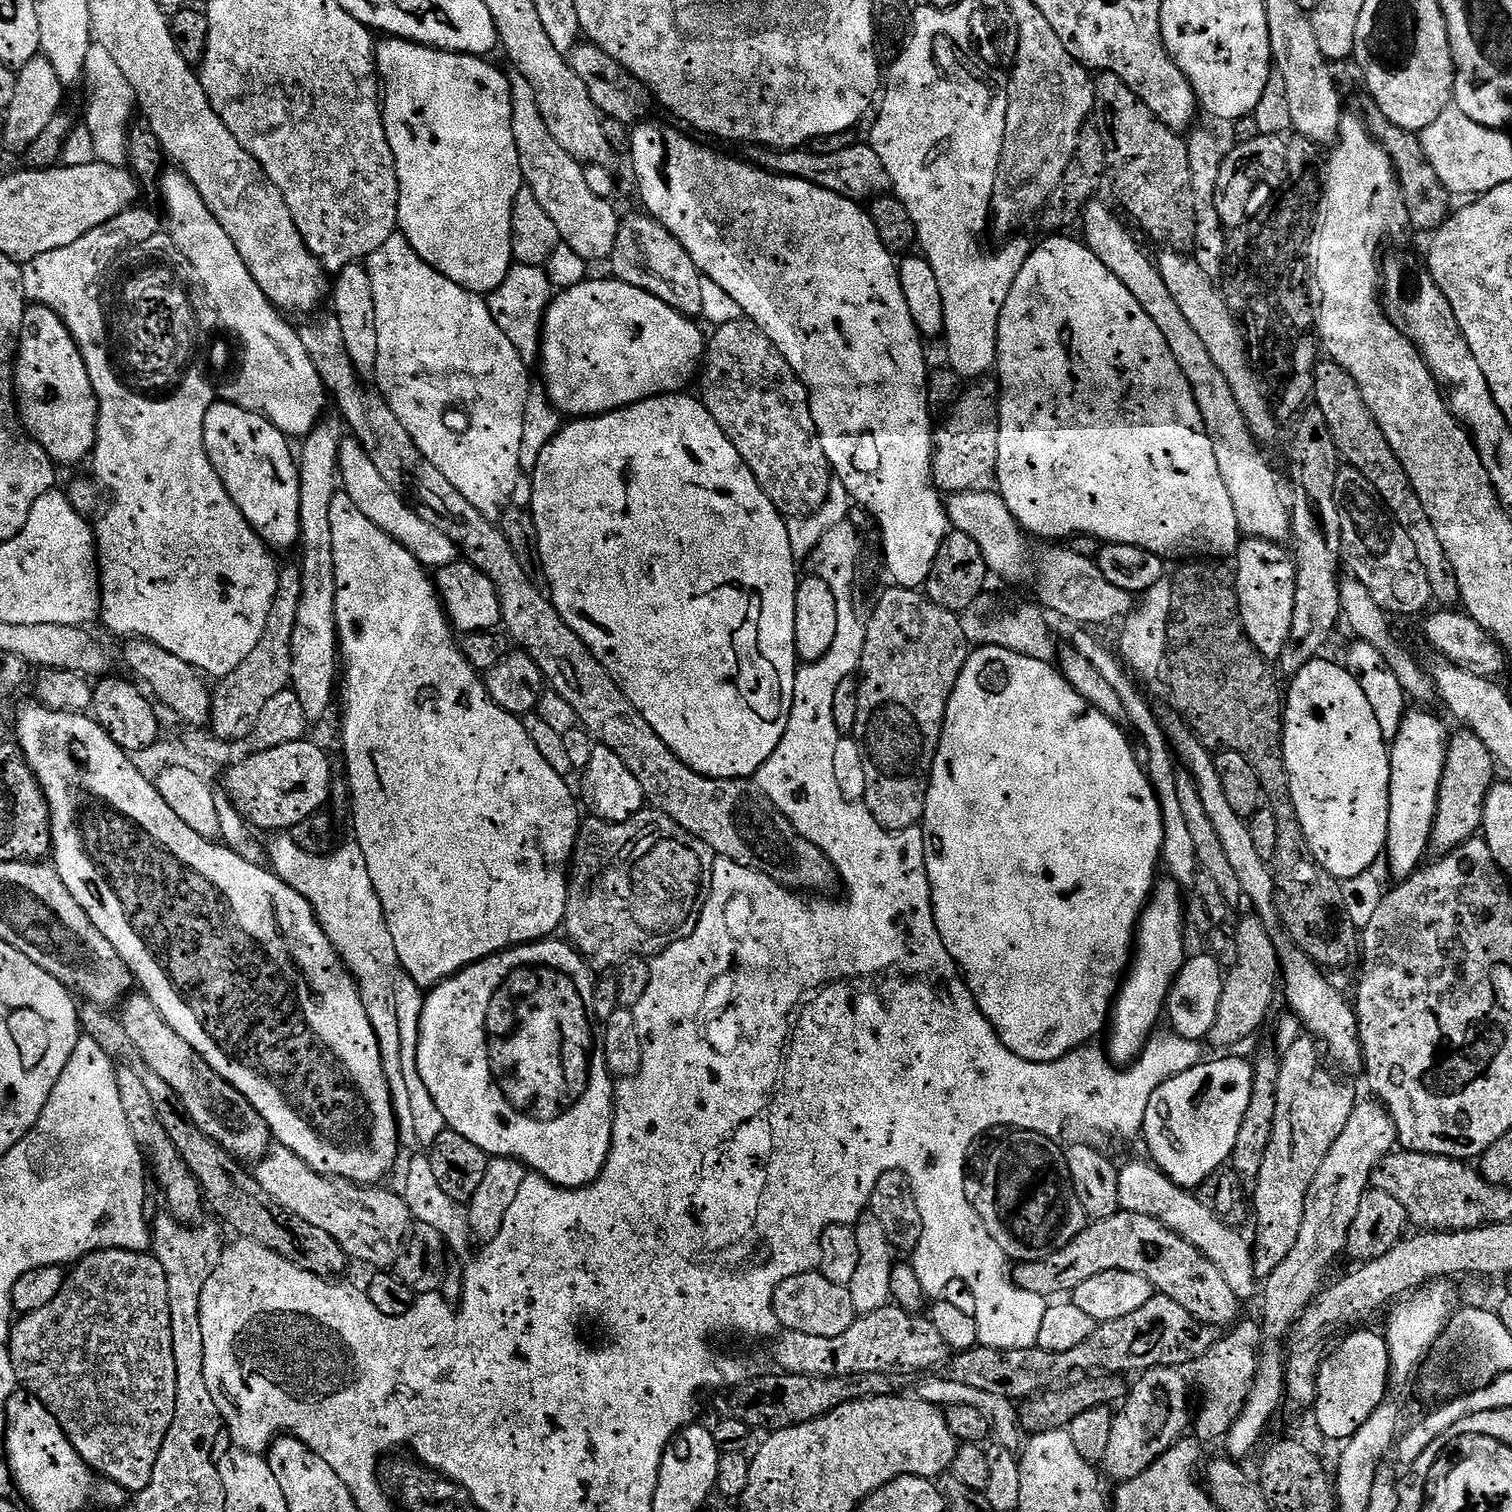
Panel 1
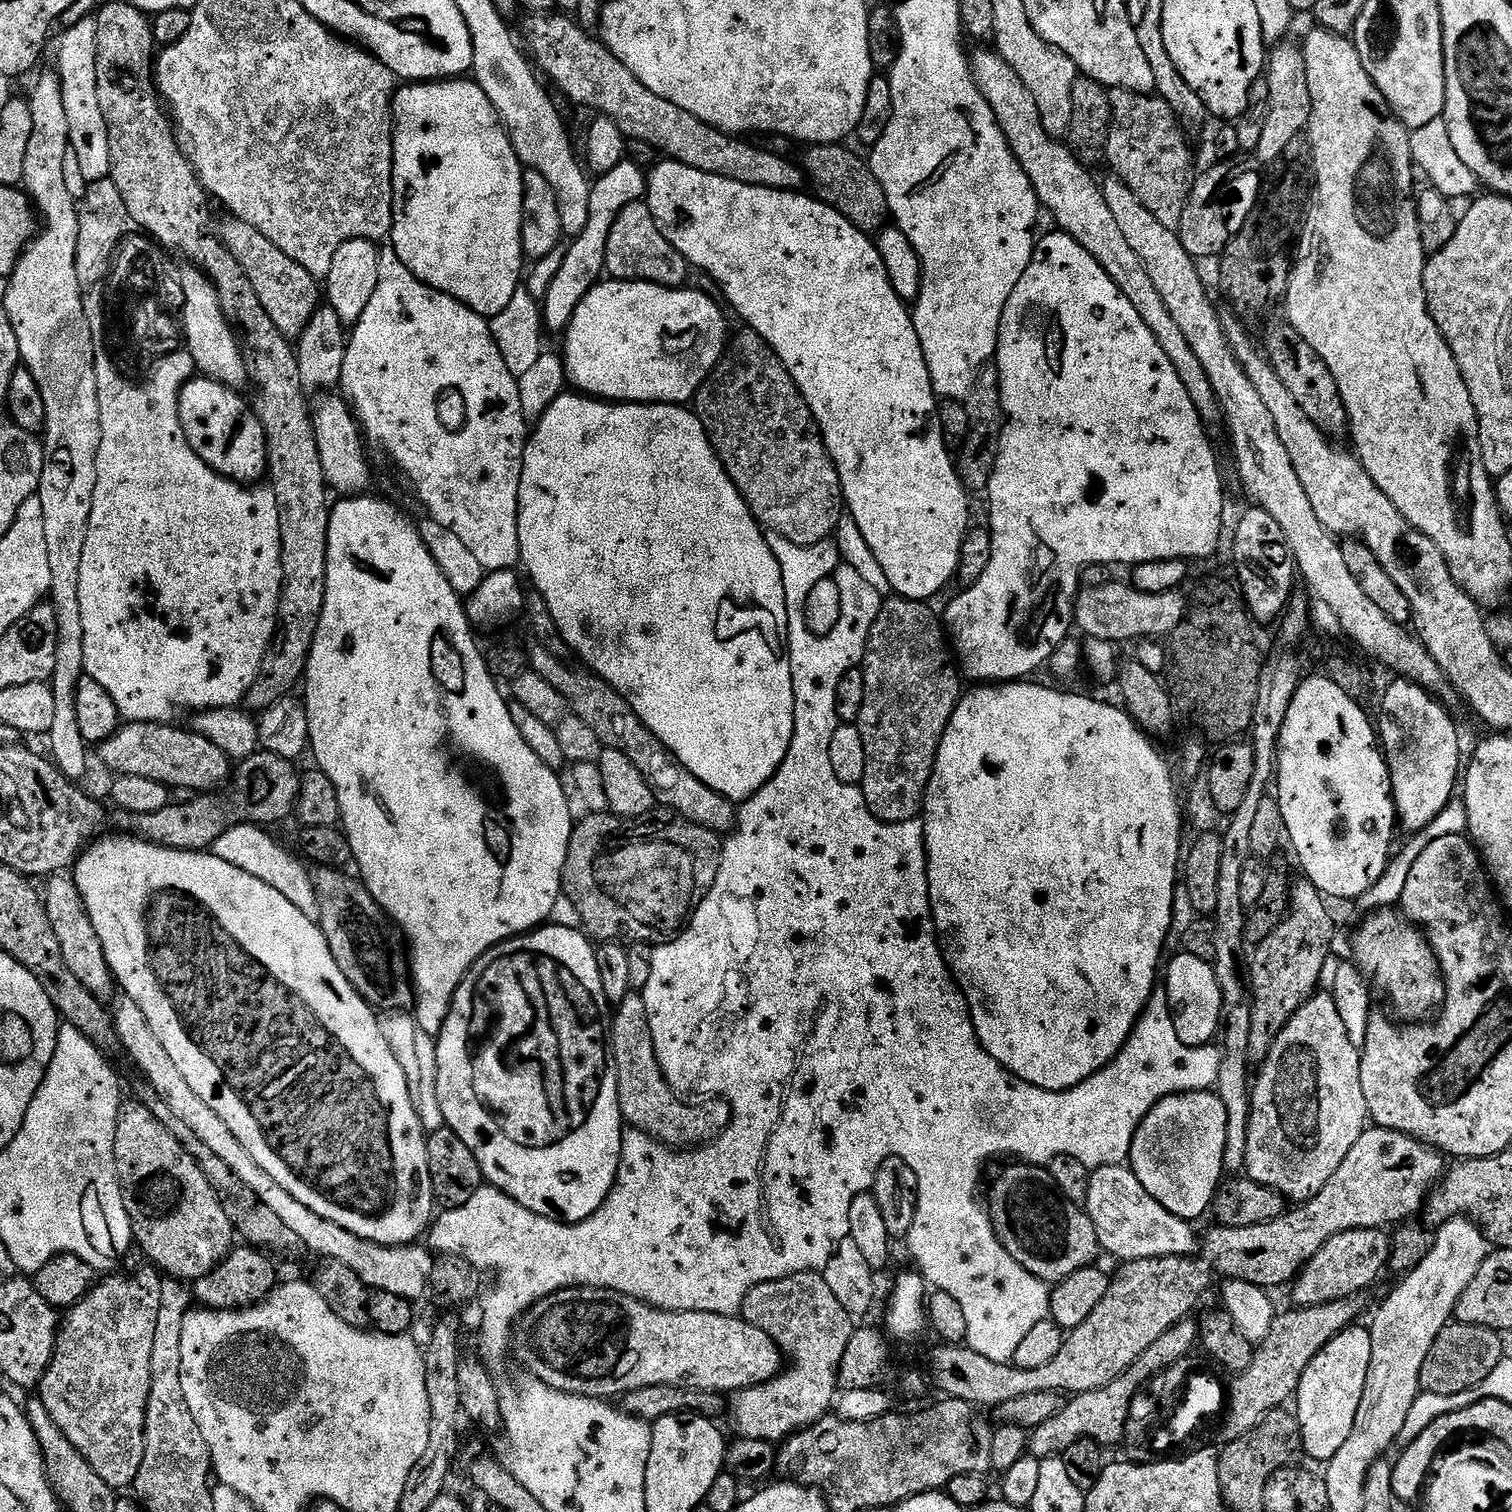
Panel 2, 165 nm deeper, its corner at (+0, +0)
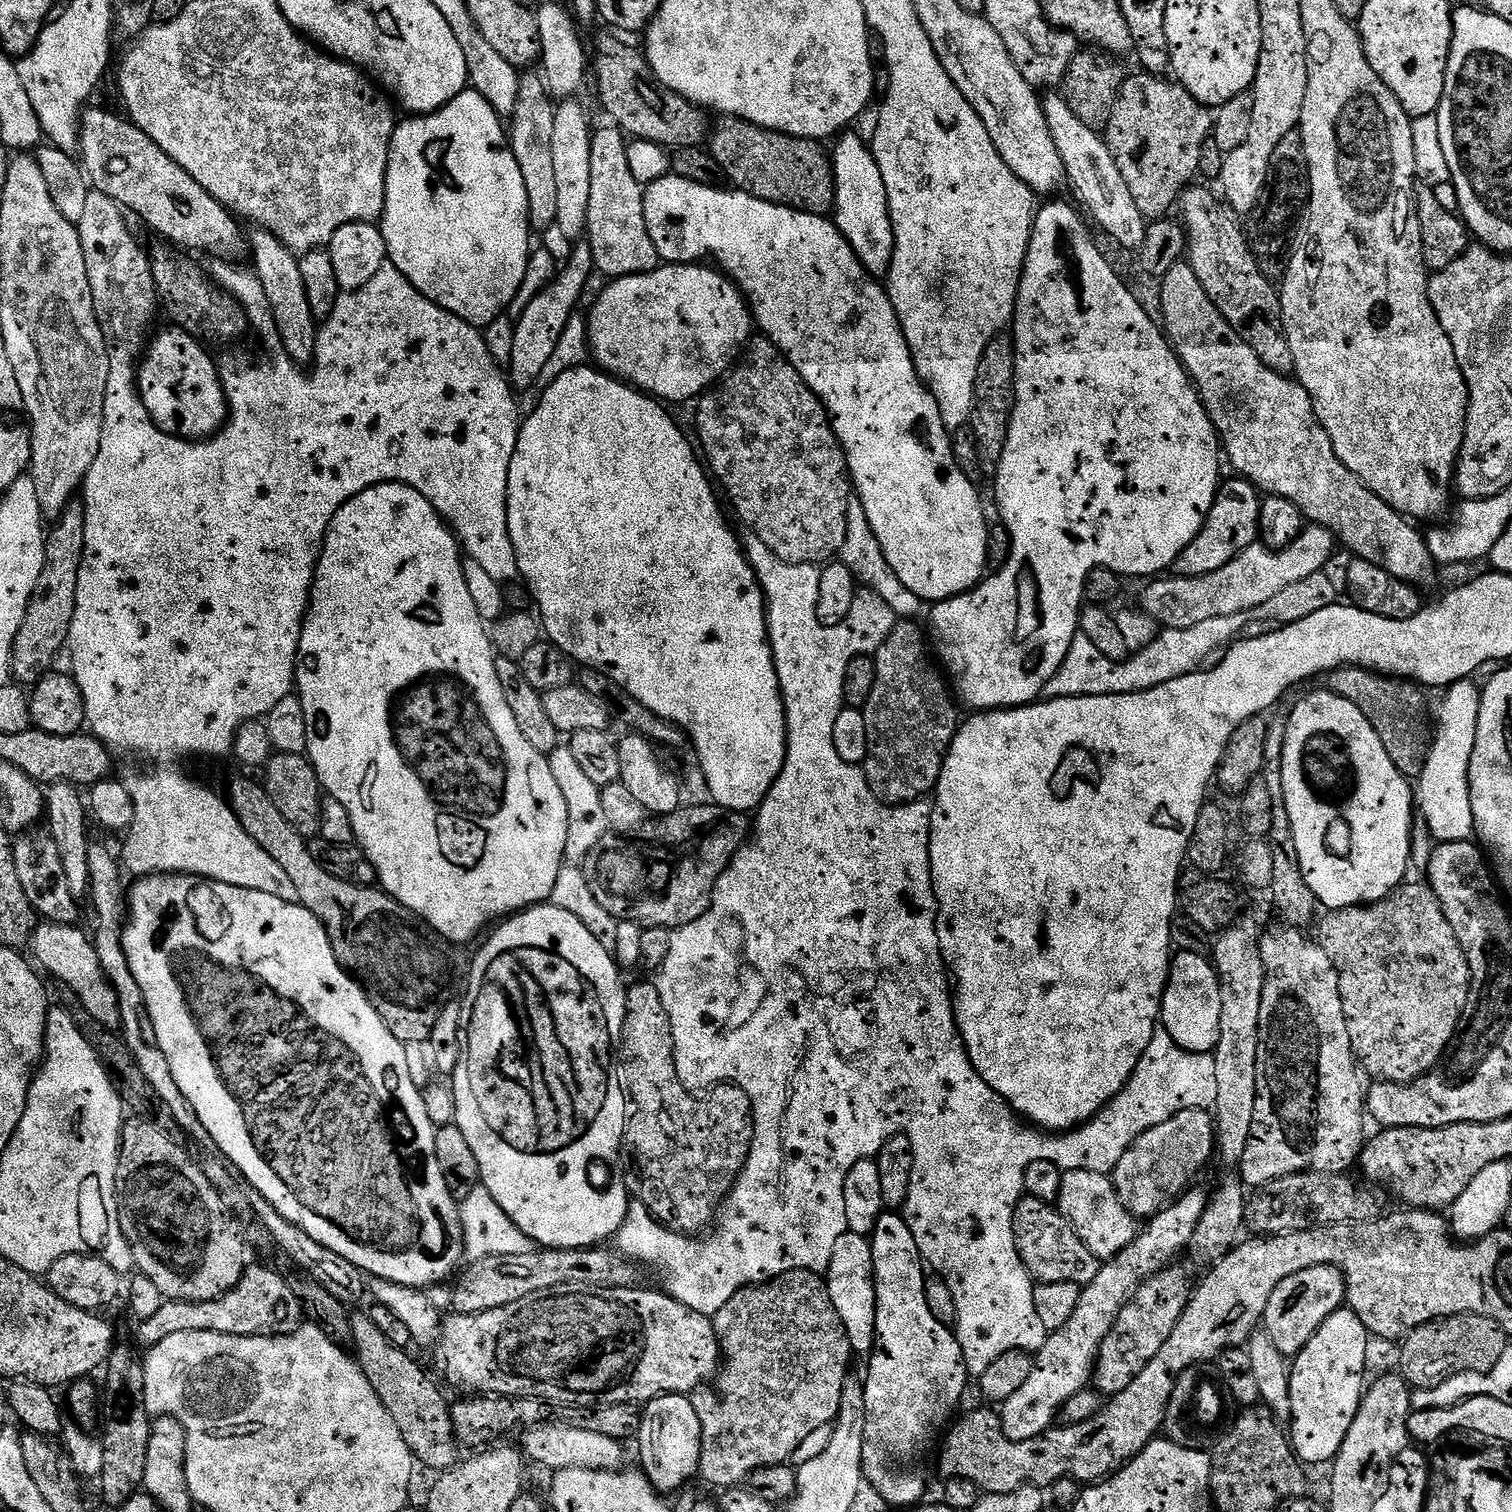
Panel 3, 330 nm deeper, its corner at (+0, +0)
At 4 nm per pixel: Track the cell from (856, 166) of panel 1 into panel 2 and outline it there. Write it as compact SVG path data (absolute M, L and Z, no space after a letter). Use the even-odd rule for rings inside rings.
M532 14L524 24L524 40L527 55L531 63L541 73L545 72L570 99L576 104L589 104L602 116L608 116L622 130L622 134L629 140L637 140L640 144L649 144L657 148L669 160L677 160L694 170L702 170L706 174L721 176L734 182L742 182L746 186L758 186L759 188L773 188L779 192L791 192L805 187L806 176L801 167L783 160L776 152L767 152L764 148L755 148L747 144L747 139L737 138L735 135L721 132L719 128L713 128L710 124L703 124L694 114L674 106L674 102L666 102L666 98L658 98L654 90L646 90L622 62L599 39L587 36L572 20L567 20L564 14Z

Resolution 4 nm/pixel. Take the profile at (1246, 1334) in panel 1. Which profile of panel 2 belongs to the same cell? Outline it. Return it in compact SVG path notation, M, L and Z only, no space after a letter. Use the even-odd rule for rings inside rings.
M1351 1299L1335 1300L1333 1304L1319 1304L1313 1308L1297 1307L1296 1312L1283 1312L1272 1321L1268 1339L1255 1349L1252 1362L1245 1372L1239 1373L1230 1386L1224 1420L1225 1441L1242 1438L1258 1426L1272 1412L1279 1412L1296 1395L1296 1387L1306 1374L1306 1366L1332 1339L1353 1323L1356 1308Z

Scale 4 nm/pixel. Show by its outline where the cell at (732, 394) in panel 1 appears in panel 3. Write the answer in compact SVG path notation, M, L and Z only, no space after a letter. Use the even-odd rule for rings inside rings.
M753 339L739 363L699 397L695 405L699 447L711 475L728 491L744 528L754 530L778 558L820 566L831 561L846 542L846 514L854 496L848 463L818 397L771 340L759 339Z

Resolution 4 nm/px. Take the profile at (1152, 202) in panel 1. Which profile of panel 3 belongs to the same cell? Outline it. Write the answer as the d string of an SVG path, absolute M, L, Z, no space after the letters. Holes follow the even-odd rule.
M1129 75L1120 87L1106 139L1126 186L1130 186L1130 194L1134 194L1134 202L1138 202L1138 210L1145 221L1155 222L1177 207L1180 195L1199 174L1204 143L1214 132L1214 116L1180 83L1163 76L1139 75Z

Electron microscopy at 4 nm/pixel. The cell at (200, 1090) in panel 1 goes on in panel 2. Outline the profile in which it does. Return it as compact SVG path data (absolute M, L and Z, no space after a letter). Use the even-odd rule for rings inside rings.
M56 874L47 881L48 889L43 889L42 899L44 909L48 915L50 926L54 930L54 938L58 938L58 946L62 946L62 958L66 958L66 966L70 966L70 974L86 986L86 990L93 996L103 997L108 987L113 987L112 970L102 950L102 942L90 922L84 903L80 900L80 891L71 875ZM49 883L49 884L48 884Z

